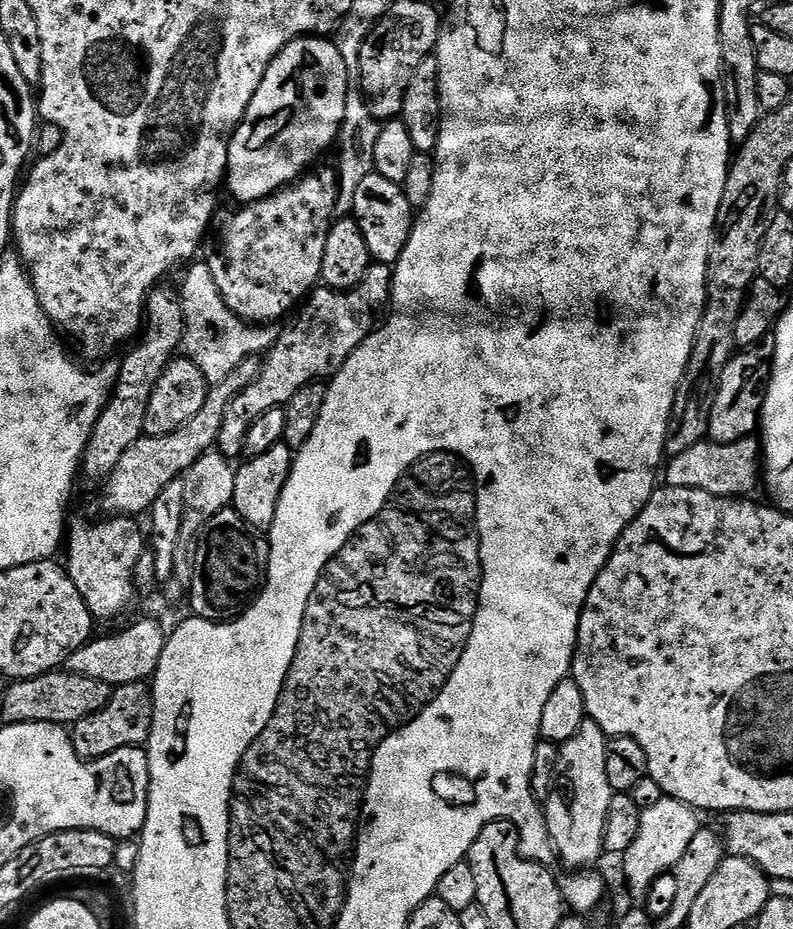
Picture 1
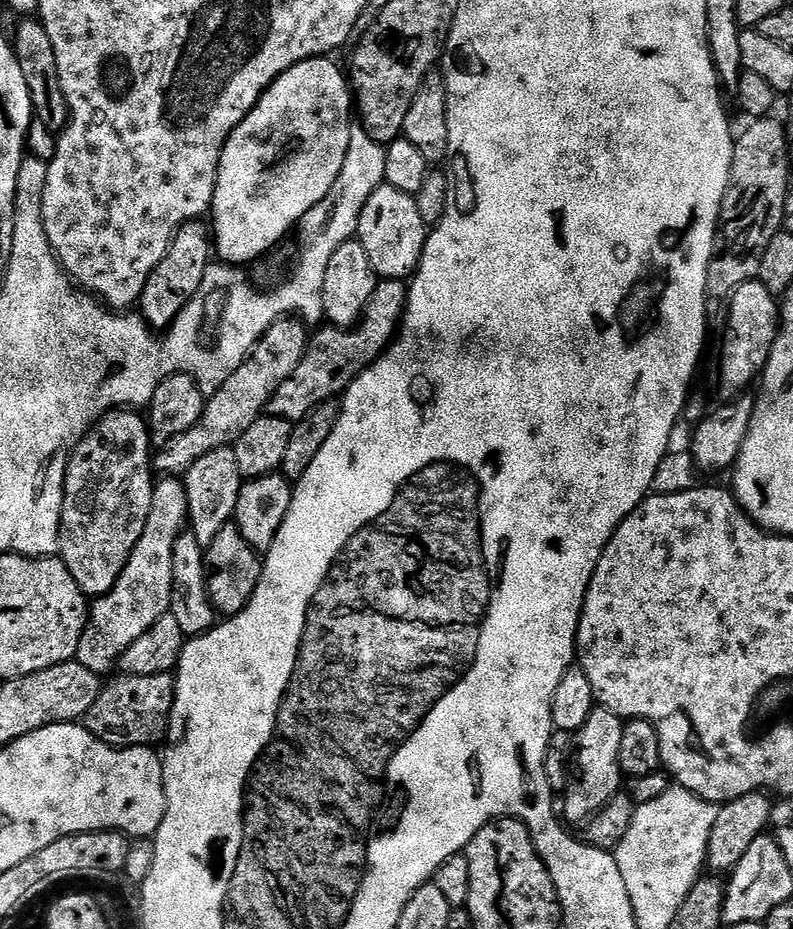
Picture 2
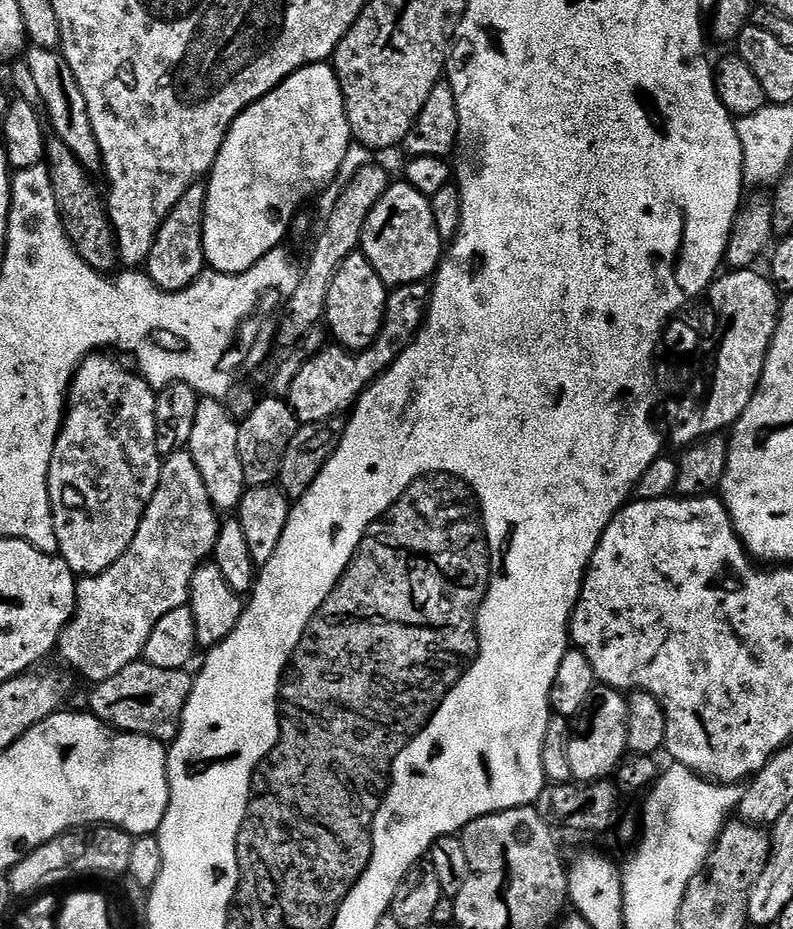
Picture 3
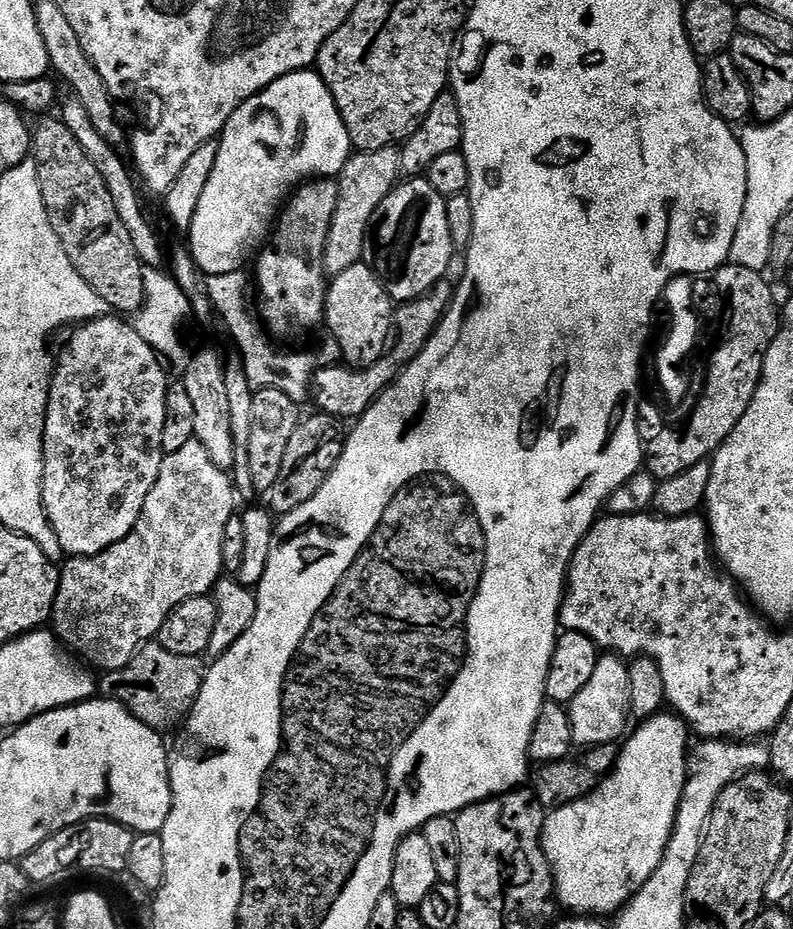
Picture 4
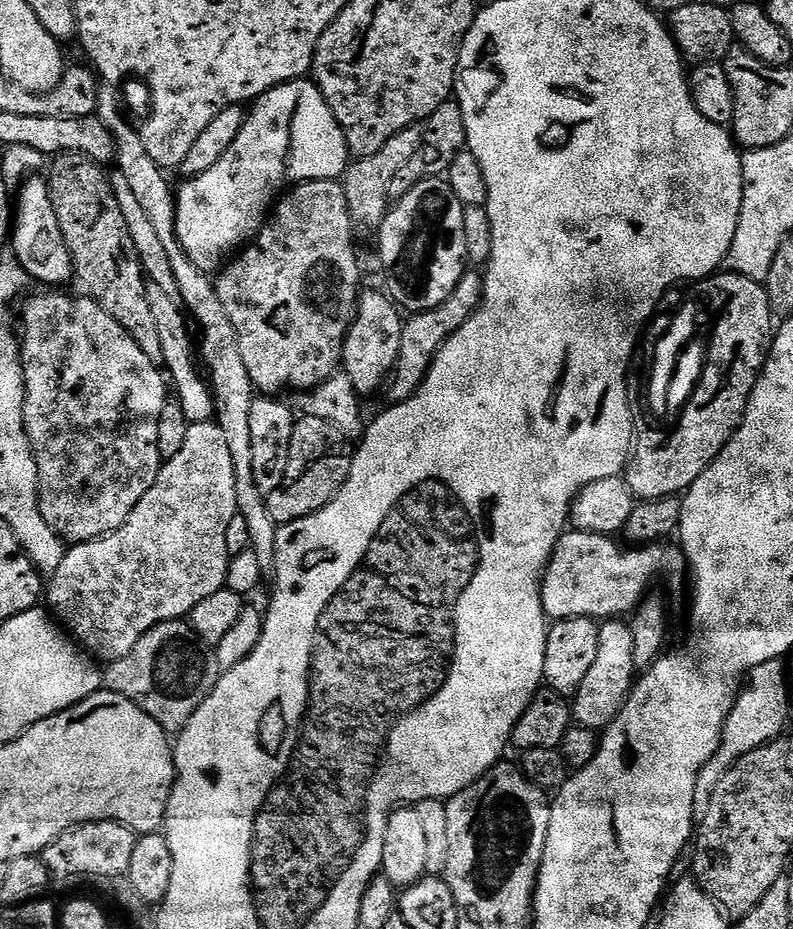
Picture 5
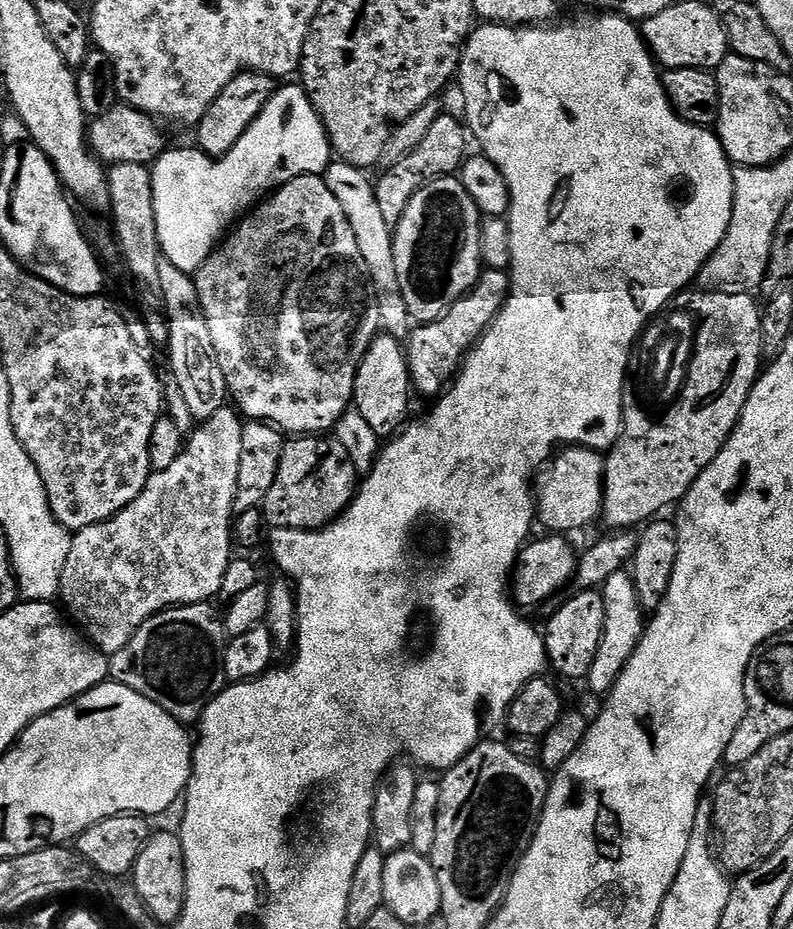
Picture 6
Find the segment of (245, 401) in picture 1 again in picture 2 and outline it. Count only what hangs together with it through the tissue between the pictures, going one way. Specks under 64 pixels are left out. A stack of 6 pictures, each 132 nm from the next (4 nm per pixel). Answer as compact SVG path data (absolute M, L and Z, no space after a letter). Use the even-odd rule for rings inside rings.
M381 279L377 283L374 298L366 306L358 326L337 328L324 326L311 333L308 349L298 362L298 370L278 386L274 398L270 398L267 415L281 416L284 420L305 420L309 412L335 401L348 391L353 380L379 360L380 355L397 339L400 325L404 319L404 309L408 306L408 284L404 280Z

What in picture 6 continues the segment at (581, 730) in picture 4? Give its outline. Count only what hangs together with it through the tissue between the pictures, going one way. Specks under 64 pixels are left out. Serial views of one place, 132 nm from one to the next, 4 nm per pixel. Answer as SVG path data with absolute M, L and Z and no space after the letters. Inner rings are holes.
M627 571L610 574L602 585L602 595L606 606L606 622L602 642L598 646L598 654L594 654L594 666L590 666L590 674L586 678L586 685L594 695L603 697L611 692L614 682L622 674L626 662L634 654L638 642L644 636L646 627L646 613L638 602L638 590L634 590L634 582Z

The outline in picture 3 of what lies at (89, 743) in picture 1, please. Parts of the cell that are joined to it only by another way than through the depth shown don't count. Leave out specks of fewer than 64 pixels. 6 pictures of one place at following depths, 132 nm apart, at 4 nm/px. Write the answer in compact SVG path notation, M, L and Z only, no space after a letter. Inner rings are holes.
M143 662L126 666L126 670L118 670L118 674L91 689L91 715L120 732L133 732L151 740L171 742L180 730L184 707L188 695L192 693L193 677L188 674L182 668L162 670L162 666L150 666Z

